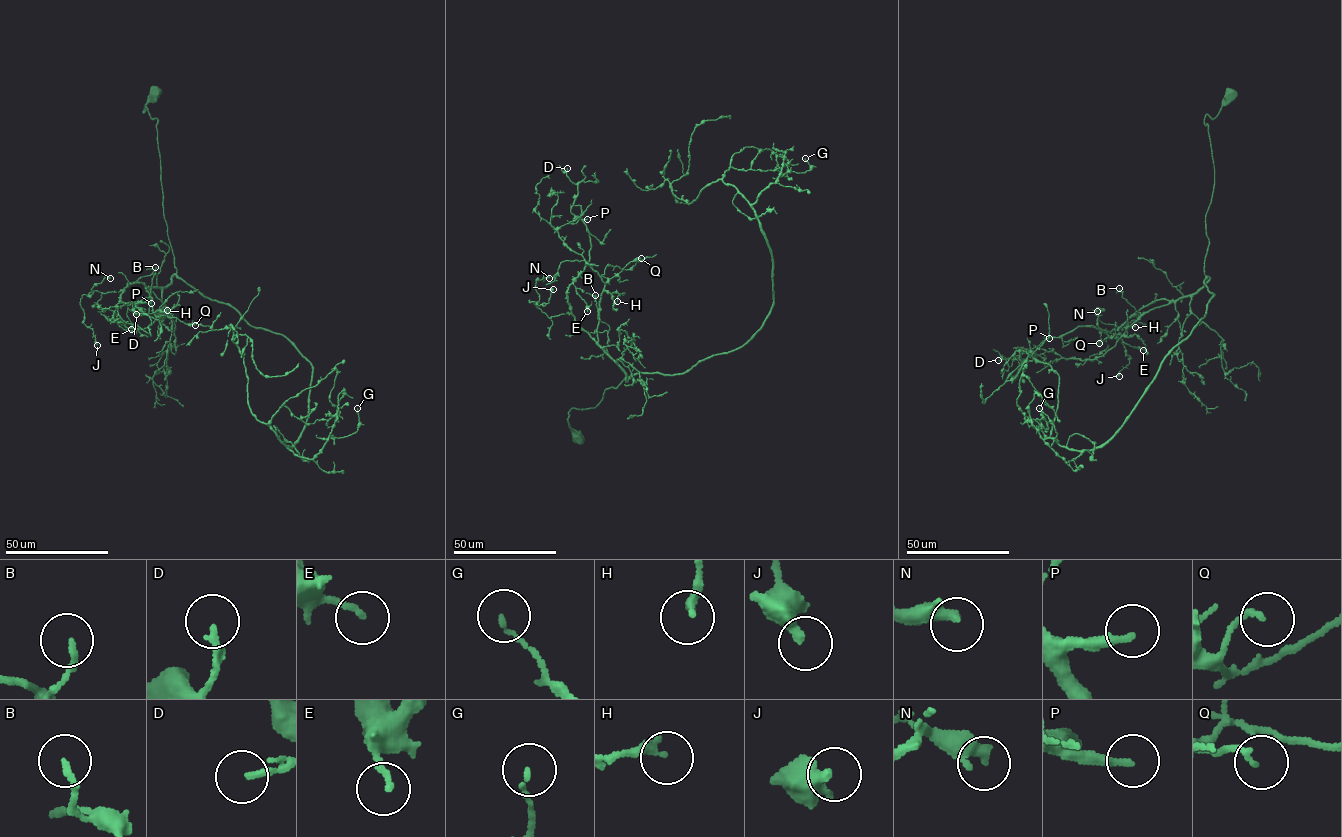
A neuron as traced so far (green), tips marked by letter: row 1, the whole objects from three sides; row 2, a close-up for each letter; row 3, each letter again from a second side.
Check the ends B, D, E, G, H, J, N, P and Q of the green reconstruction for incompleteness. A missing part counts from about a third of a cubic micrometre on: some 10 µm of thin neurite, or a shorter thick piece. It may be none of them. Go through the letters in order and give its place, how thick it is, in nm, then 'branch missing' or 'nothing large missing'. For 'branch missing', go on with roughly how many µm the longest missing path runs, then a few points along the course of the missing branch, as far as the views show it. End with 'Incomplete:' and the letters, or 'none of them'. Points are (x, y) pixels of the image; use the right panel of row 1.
B: (1119, 288) | 170 nm | nothing large missing
D: (998, 360) | 170 nm | nothing large missing
E: (1143, 350) | 180 nm | nothing large missing
G: (1039, 408) | 130 nm | nothing large missing
H: (1135, 327) | 240 nm | nothing large missing
J: (1119, 376) | 400 nm | nothing large missing
N: (1097, 311) | 260 nm | nothing large missing
P: (1049, 338) | 220 nm | nothing large missing
Q: (1099, 343) | 140 nm | nothing large missing
Incomplete: none of them

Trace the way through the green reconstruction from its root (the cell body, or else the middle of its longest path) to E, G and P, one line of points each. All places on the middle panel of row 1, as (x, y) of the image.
E: (577, 437), (570, 410), (594, 407), (607, 388), (629, 377), (576, 321), (567, 295), (572, 283), (587, 311)
G: (577, 437), (572, 408), (757, 332), (774, 266), (752, 205), (805, 158)
P: (577, 437), (570, 410), (594, 407), (629, 377), (568, 302), (589, 259), (587, 219)

